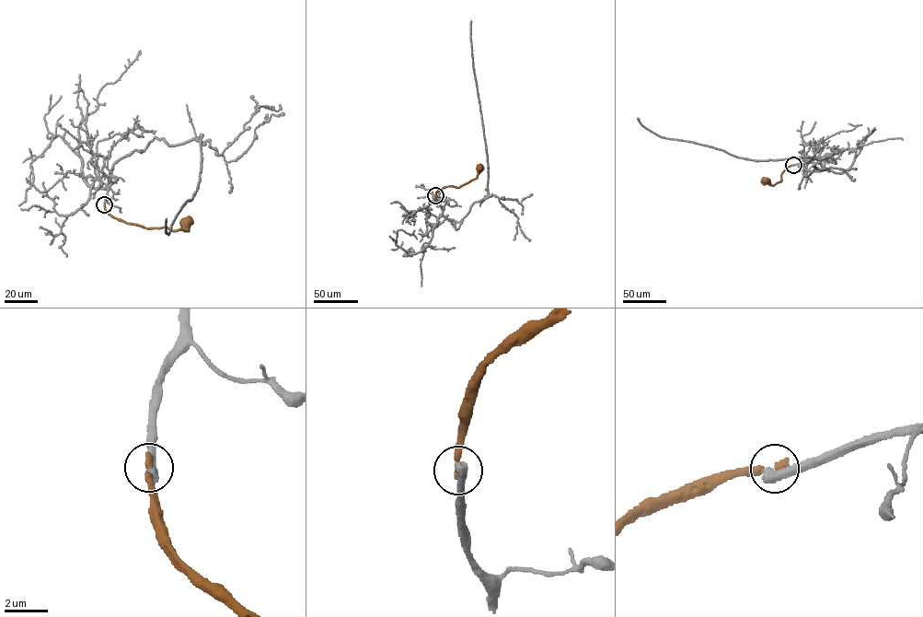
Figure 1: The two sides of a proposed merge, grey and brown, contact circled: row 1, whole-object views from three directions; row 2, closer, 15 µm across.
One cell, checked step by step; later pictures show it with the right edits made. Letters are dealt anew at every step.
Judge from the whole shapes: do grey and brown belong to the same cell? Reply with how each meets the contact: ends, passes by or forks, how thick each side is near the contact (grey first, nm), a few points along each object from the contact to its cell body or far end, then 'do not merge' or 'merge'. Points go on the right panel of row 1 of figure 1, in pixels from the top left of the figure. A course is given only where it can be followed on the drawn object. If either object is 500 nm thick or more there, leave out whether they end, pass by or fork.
calibres 500 and 280 nm; course grey (793, 165), (818, 162), (820, 157), (836, 162), (829, 157), (736, 157), (661, 137), (637, 118); course brown (793, 165), (784, 170), (781, 181), (773, 185), (766, 180); do not merge

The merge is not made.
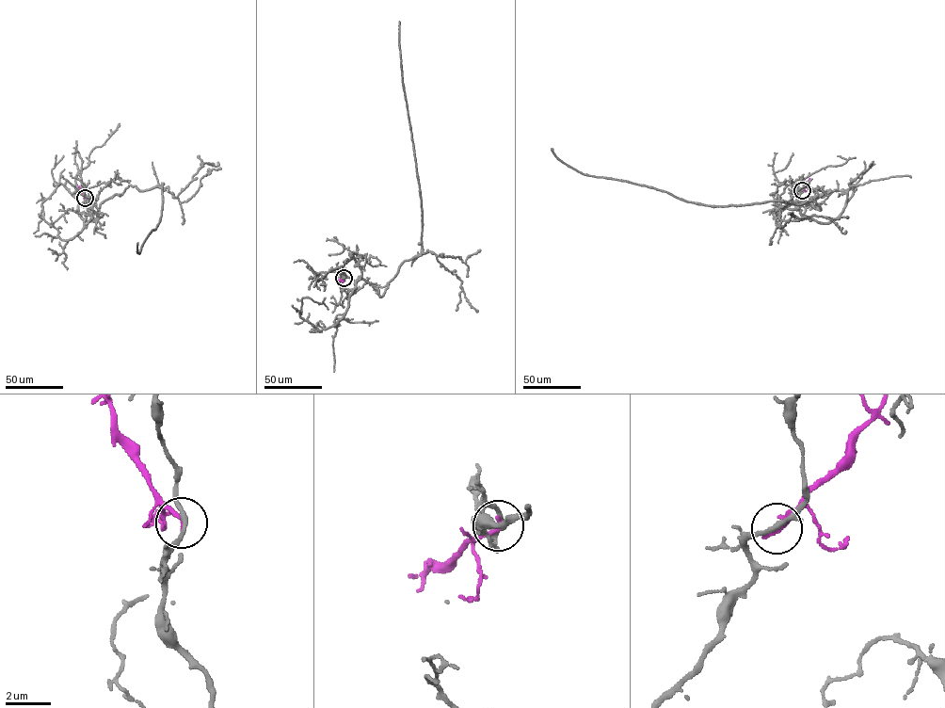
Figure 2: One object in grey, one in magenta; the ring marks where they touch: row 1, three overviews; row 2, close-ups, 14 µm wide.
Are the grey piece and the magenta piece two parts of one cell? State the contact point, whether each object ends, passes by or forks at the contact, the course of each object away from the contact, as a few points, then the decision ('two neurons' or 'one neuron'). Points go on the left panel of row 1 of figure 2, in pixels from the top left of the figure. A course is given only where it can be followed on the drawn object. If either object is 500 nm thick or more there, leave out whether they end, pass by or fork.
(85, 198) | grey passes by | magenta ends | grey via (86, 198), (88, 212), (95, 213), (129, 185), (139, 191), (162, 183), (159, 222), (139, 254), (137, 243) | magenta via (86, 198), (79, 185) | two neurons

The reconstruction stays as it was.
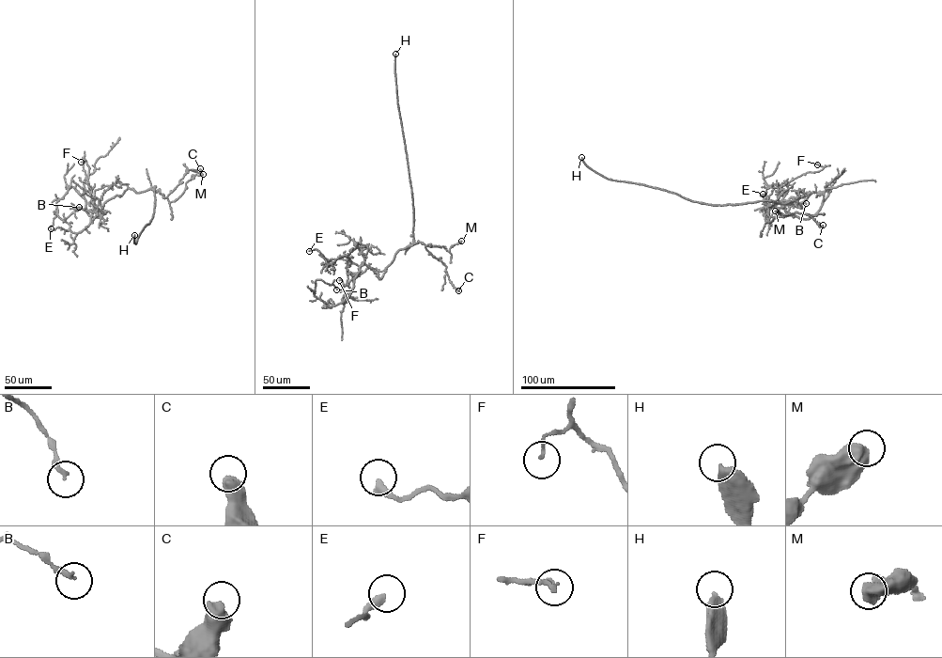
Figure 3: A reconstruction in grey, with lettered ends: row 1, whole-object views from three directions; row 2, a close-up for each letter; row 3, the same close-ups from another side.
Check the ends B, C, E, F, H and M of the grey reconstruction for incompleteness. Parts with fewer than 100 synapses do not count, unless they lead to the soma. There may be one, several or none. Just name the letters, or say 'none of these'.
H

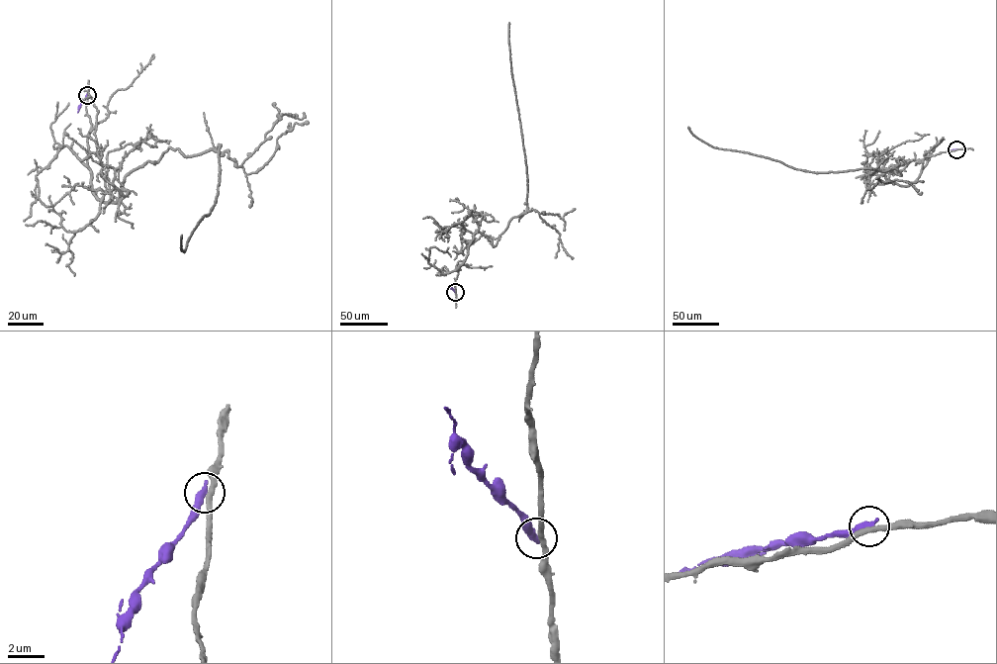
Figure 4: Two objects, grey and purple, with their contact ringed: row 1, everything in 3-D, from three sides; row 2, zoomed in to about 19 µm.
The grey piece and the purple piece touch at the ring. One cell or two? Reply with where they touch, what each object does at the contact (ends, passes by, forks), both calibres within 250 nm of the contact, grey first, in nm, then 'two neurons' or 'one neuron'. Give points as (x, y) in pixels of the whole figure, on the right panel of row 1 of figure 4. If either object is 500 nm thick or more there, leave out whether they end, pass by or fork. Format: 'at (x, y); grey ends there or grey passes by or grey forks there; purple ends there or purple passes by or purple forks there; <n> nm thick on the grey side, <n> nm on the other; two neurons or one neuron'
at (956, 149); grey passes by; purple ends there; 280 nm thick on the grey side, 440 nm on the other; two neurons

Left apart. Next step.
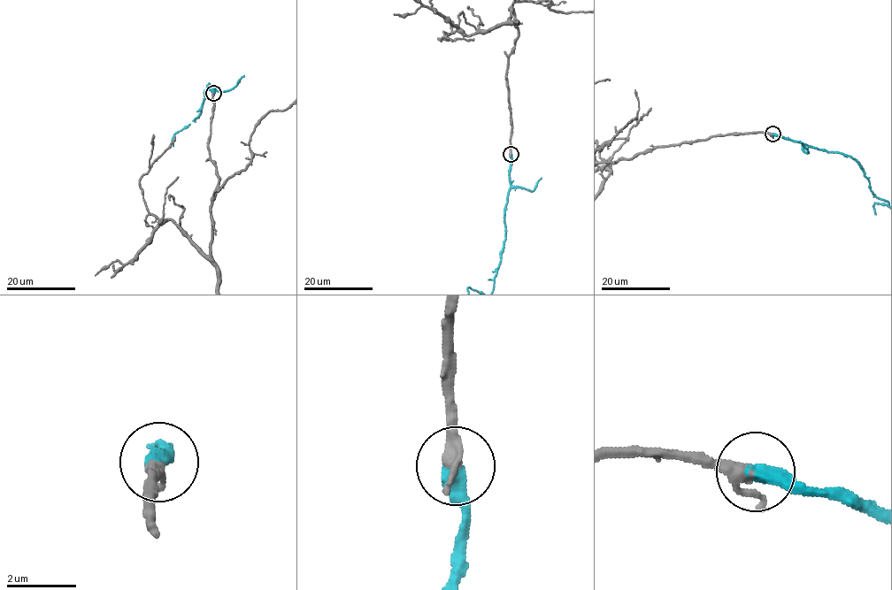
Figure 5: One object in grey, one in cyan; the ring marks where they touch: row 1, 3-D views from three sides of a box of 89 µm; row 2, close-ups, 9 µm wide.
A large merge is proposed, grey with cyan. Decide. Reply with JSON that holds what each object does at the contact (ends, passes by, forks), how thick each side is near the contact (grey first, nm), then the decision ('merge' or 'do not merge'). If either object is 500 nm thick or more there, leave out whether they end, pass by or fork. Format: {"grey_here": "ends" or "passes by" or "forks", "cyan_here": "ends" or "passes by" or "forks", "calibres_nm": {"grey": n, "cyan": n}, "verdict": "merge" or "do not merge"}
{"grey_here": "passes by", "cyan_here": "ends", "calibres_nm": {"grey": 280, "cyan": 480}, "verdict": "merge"}

